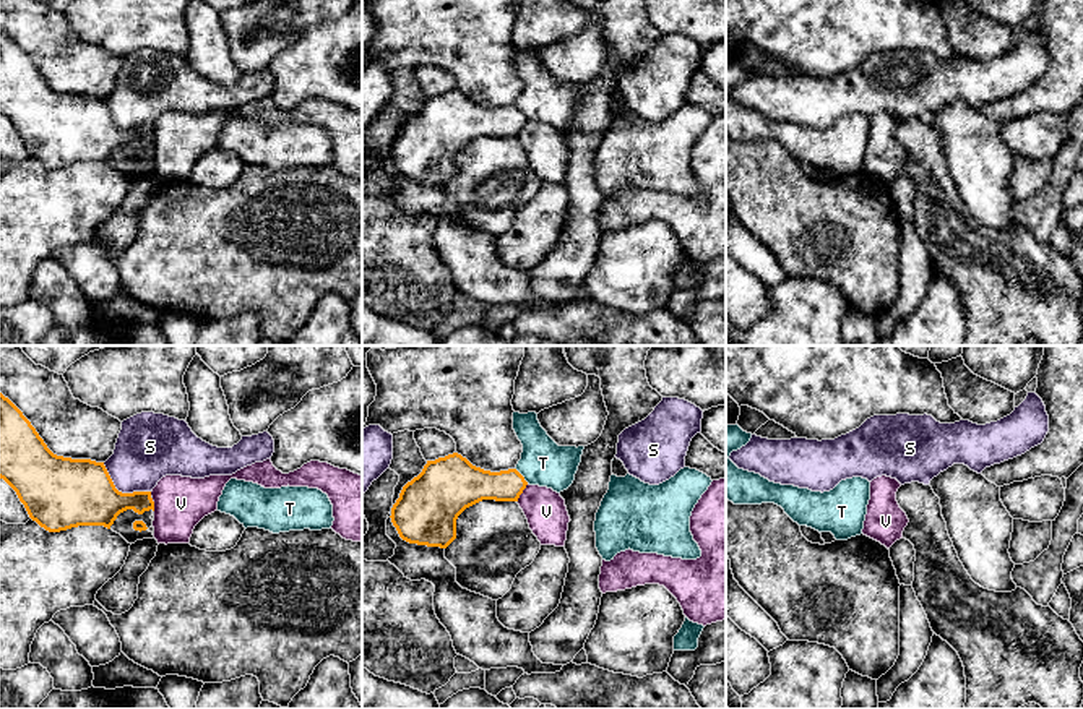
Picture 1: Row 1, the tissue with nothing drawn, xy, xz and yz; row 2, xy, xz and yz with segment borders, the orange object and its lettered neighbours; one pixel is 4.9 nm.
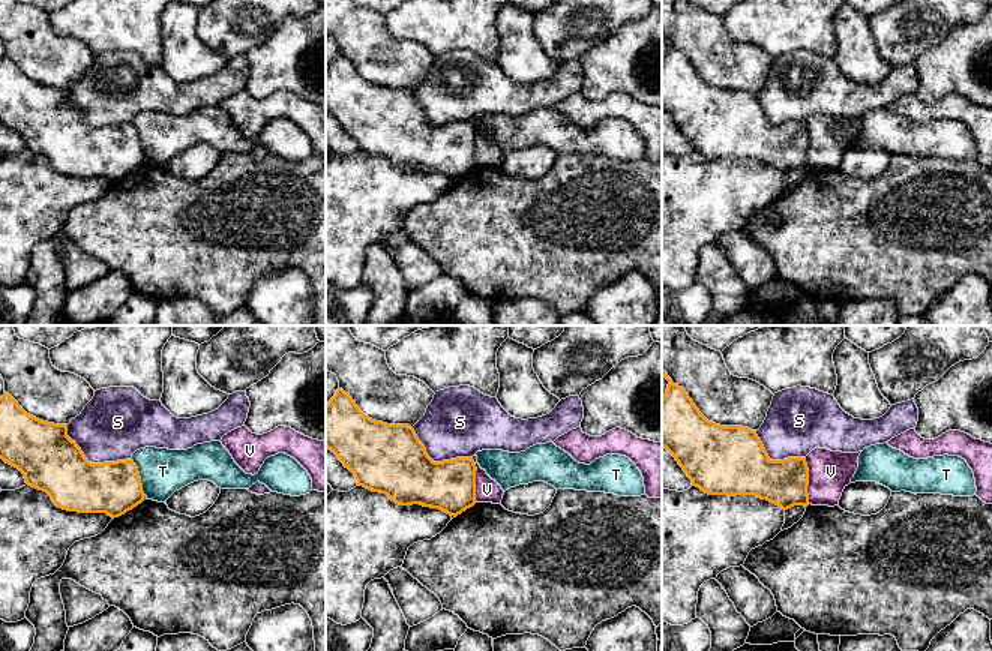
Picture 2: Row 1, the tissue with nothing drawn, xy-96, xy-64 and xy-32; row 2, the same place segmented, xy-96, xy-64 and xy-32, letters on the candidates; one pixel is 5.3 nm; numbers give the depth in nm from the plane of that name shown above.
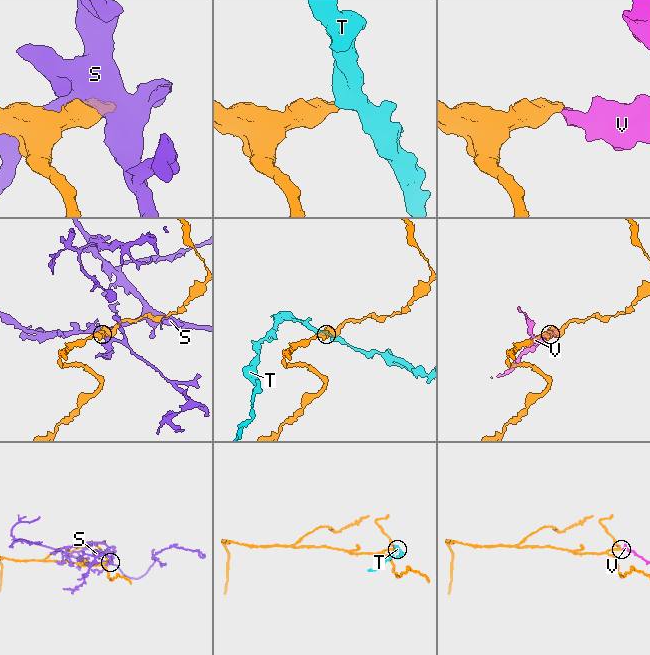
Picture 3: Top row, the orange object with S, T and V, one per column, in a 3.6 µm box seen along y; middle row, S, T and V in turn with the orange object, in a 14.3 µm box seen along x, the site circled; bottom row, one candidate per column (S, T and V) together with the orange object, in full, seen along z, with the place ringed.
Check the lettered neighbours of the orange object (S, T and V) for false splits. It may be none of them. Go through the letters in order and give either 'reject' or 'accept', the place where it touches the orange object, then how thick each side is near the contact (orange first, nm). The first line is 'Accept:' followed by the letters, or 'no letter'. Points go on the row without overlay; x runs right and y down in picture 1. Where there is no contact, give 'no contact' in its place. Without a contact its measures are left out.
Accept: no letter
S: reject | xy (120, 128) | 340/320 nm
T: reject | xz (522, 112) | 180/220 nm
V: reject | xz (522, 128) | 180/200 nm

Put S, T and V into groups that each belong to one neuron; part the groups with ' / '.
S / T / V

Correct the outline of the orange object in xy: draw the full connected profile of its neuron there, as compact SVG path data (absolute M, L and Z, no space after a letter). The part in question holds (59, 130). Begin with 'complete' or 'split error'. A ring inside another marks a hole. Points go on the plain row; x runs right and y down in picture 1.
complete | M0 29L0 115L49 169L78 162L110 165L127 146L153 146L151 128L122 130L104 99L54 91L23 49Z

